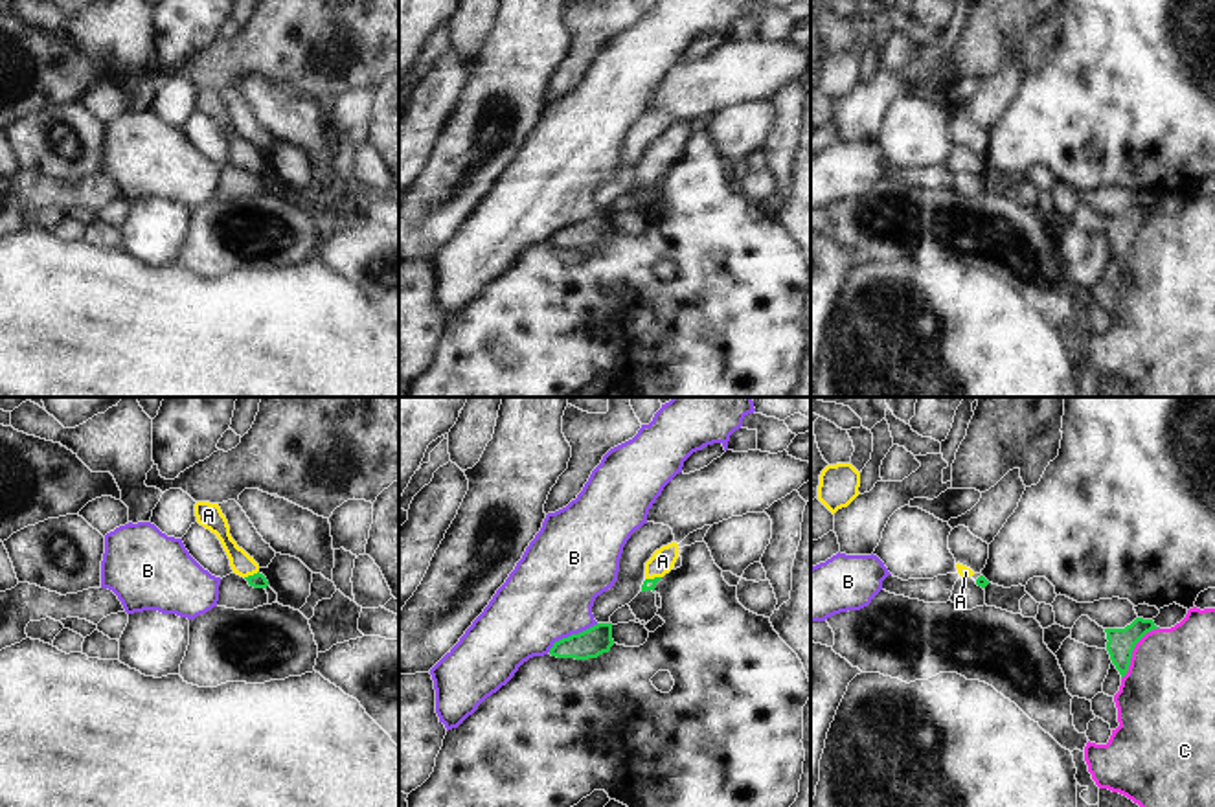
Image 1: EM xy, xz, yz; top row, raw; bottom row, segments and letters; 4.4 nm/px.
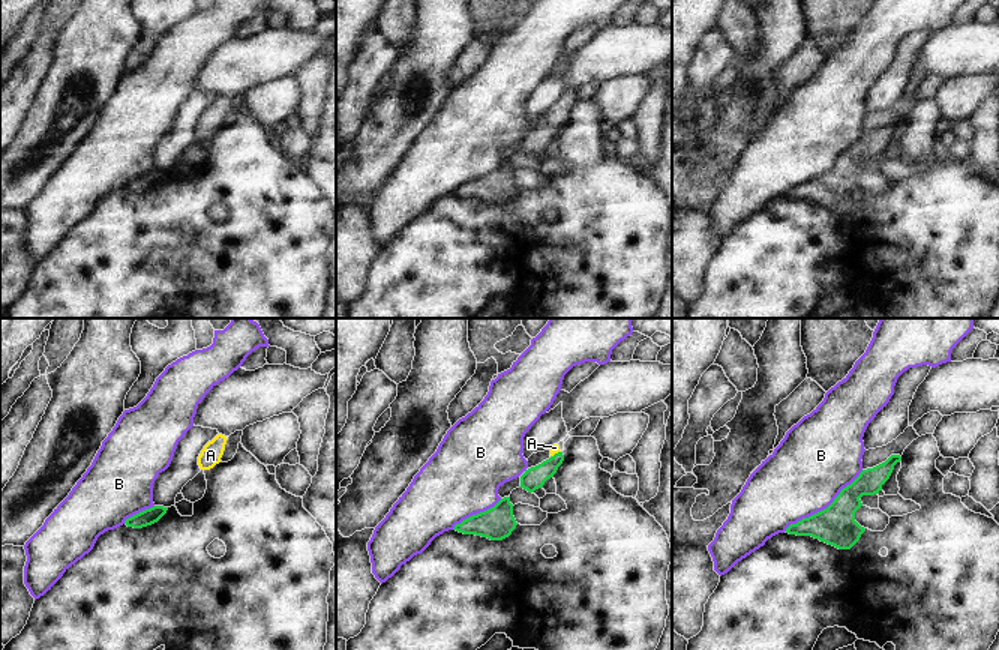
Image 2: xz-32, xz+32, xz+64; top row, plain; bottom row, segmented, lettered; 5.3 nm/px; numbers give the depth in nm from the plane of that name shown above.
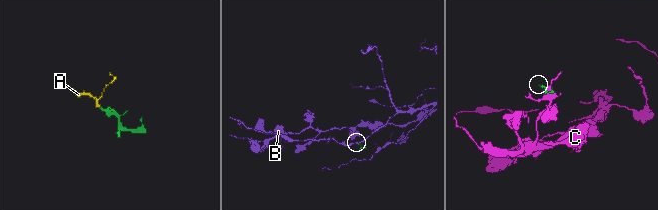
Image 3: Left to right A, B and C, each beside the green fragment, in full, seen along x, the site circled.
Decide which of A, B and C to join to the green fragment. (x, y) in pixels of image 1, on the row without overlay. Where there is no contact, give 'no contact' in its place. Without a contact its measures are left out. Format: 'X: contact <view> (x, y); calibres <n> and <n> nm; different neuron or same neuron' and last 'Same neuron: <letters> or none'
A: contact xy (250, 164); calibres 70 and 100 nm; same neuron
B: contact xz (572, 223); calibres 130 and 380 nm; different neuron
C: contact yz (1133, 238); calibres 120 and 400 nm; different neuron
Same neuron: A

